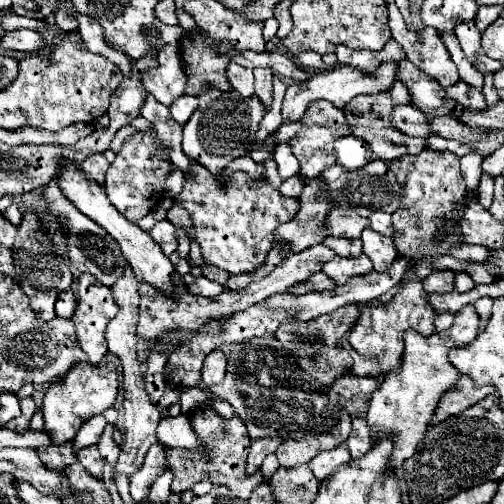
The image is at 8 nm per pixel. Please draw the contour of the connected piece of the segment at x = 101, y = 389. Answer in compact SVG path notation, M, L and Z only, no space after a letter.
M80 362L80 366L72 366L64 378L58 382L52 382L50 388L44 394L44 420L46 420L46 432L52 438L52 444L62 444L68 440L74 440L78 428L88 420L88 416L102 414L104 410L112 408L118 394L118 370L112 362L102 364L90 364Z

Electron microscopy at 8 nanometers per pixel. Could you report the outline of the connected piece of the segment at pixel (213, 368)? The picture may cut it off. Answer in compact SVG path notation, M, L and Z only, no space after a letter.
M212 350L212 354L206 356L204 366L202 366L202 382L208 384L218 384L224 380L226 372L226 356L222 350Z

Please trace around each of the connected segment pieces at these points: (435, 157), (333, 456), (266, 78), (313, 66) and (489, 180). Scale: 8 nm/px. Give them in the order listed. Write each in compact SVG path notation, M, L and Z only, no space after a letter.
M424 150L418 156L404 156L390 162L396 180L402 186L402 206L394 212L394 242L400 248L400 254L408 254L414 260L424 256L438 256L450 246L462 242L460 232L448 236L444 242L438 242L434 234L444 224L444 216L454 212L454 204L466 196L466 184L460 172L460 158L452 152L434 152Z
M340 444L340 446L334 448L334 450L328 450L328 452L318 454L318 456L310 462L310 470L312 470L312 474L316 476L316 480L322 482L322 480L326 480L328 476L332 476L338 466L348 464L348 462L350 462L348 446L346 446L346 444Z
M254 68L254 80L256 80L256 96L262 100L266 108L272 106L272 72Z
M302 52L302 54L298 54L296 58L298 58L300 66L304 66L304 68L308 68L308 70L316 70L316 72L318 72L318 70L324 68L322 56L318 56L316 52Z
M482 173L481 181L478 187L478 199L481 205L487 210L489 210L492 204L493 191L494 179L491 176Z

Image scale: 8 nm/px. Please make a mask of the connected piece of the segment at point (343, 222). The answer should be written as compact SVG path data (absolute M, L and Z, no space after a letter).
M334 208L328 216L328 236L360 238L360 232L366 226L368 226L368 218L358 216L354 210Z

